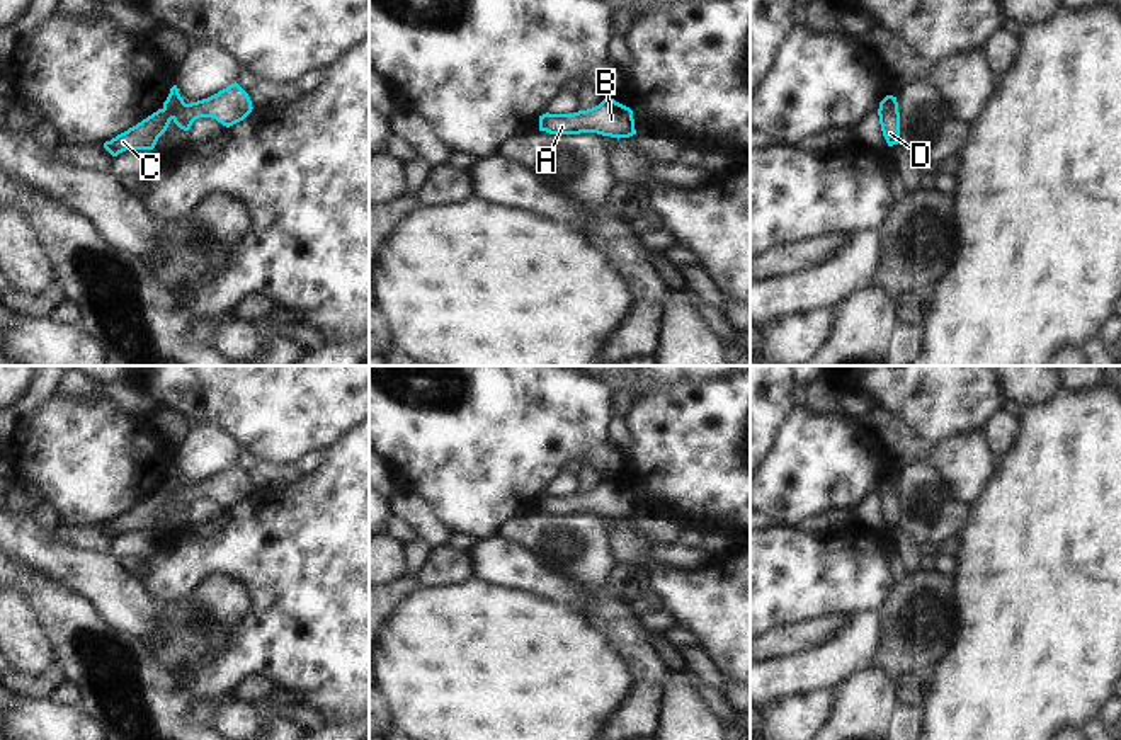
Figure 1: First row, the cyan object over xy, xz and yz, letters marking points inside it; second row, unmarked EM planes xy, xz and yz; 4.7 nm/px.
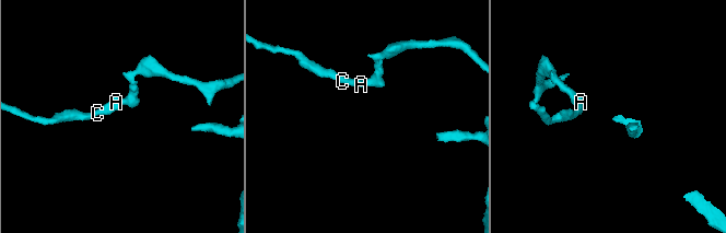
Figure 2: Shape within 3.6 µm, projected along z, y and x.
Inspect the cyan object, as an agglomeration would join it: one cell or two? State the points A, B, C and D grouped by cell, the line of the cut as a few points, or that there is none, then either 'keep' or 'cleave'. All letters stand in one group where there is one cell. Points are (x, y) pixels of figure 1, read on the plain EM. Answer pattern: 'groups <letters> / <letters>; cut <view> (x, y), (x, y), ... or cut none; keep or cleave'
groups A B C D; cut none; keep

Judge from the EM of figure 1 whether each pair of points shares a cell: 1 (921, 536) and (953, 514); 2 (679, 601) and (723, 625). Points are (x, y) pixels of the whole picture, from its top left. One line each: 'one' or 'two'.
1: one
2: one

